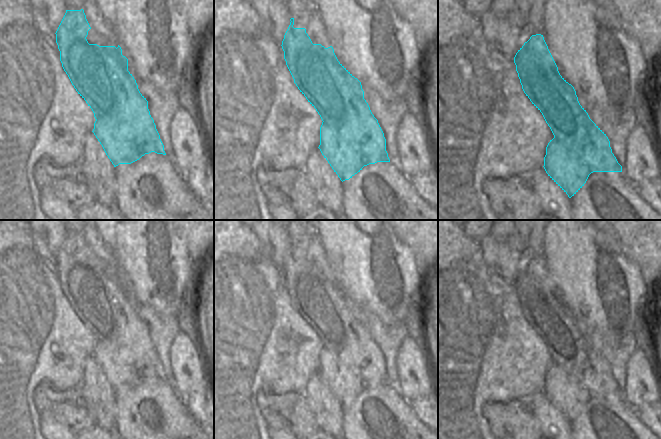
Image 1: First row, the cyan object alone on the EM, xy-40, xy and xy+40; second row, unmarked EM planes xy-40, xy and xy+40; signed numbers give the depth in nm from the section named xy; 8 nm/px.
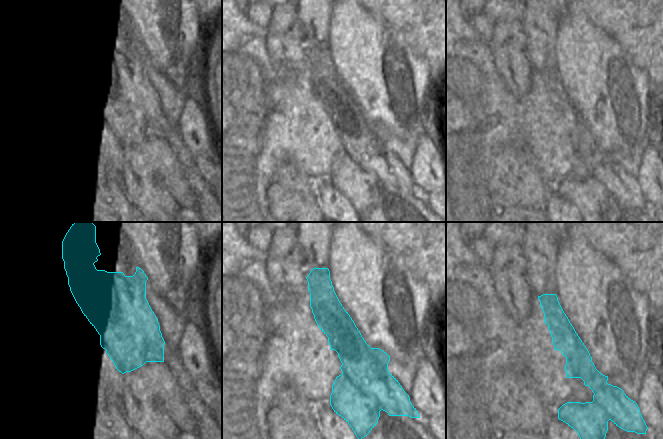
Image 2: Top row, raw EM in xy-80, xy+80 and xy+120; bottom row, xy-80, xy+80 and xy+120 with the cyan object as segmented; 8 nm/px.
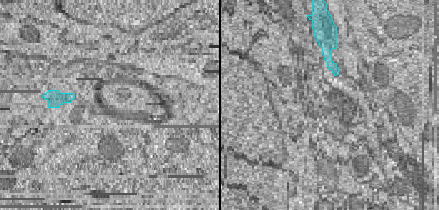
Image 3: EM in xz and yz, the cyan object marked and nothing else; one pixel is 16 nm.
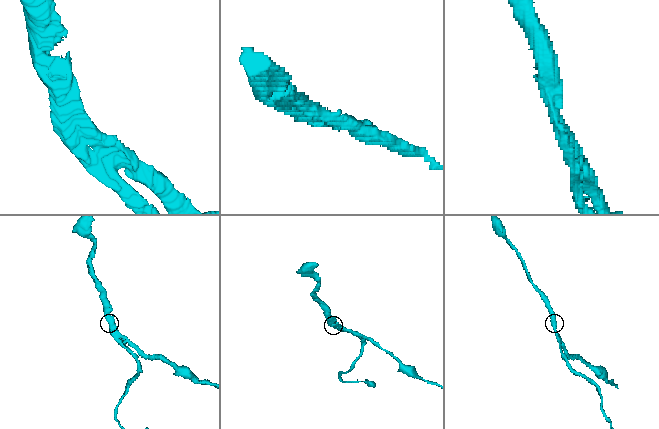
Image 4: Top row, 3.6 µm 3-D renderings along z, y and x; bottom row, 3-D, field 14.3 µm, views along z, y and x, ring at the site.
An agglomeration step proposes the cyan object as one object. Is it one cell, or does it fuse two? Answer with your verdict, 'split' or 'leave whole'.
split

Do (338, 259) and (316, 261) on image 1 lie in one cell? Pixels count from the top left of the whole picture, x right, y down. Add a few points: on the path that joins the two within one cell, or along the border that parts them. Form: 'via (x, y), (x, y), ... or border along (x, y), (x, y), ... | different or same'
border along (319, 238), (331, 269) | different

